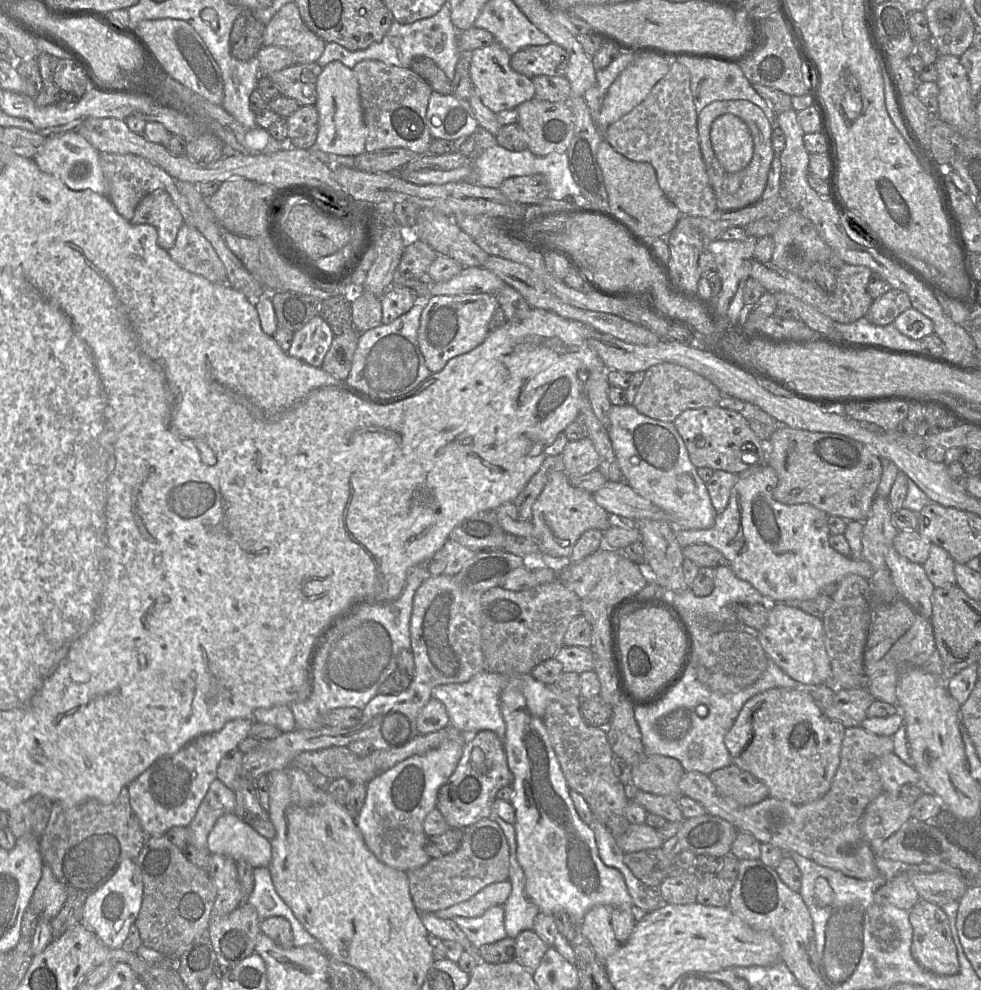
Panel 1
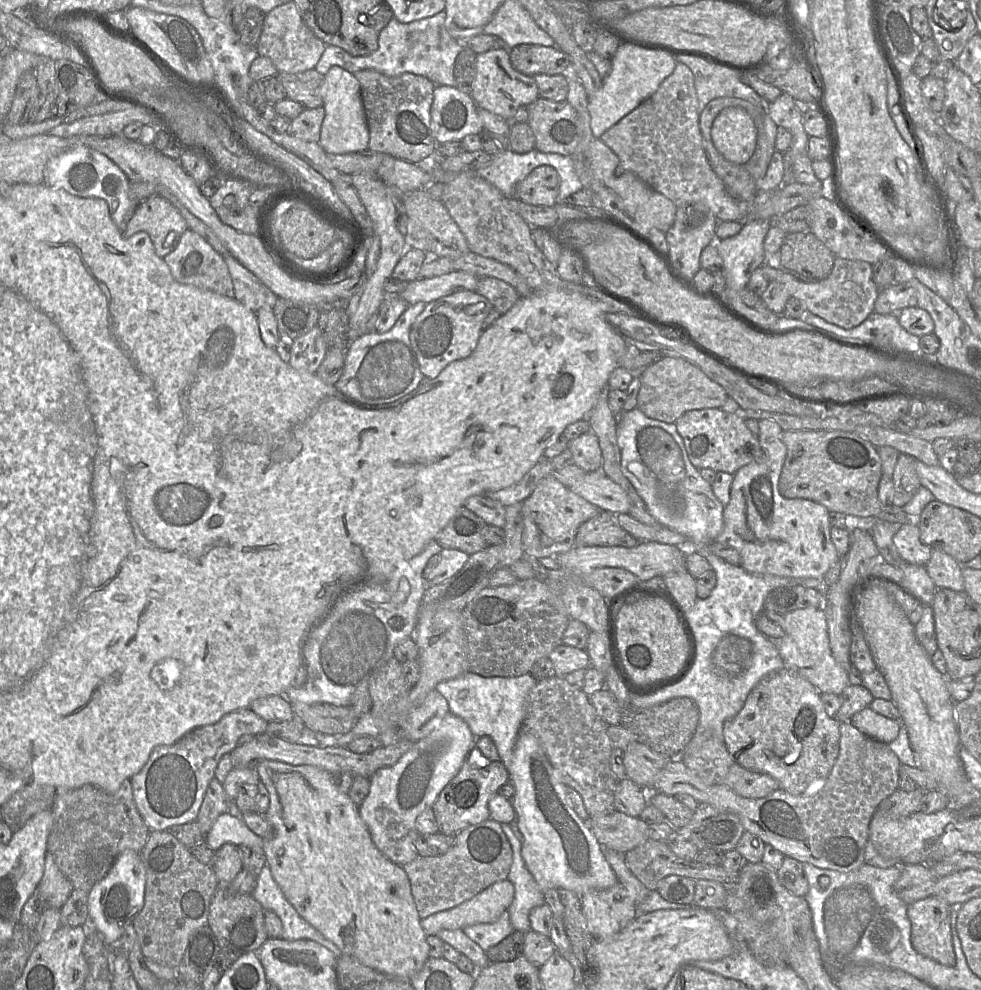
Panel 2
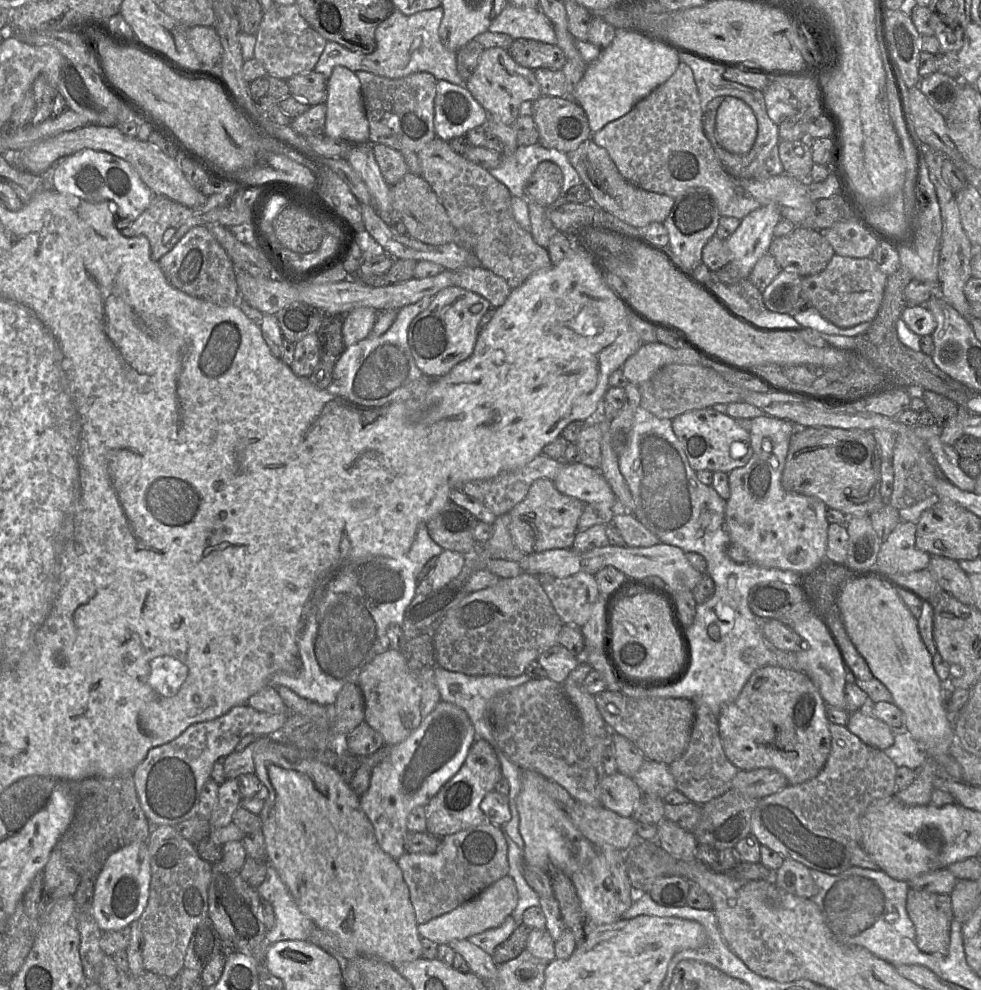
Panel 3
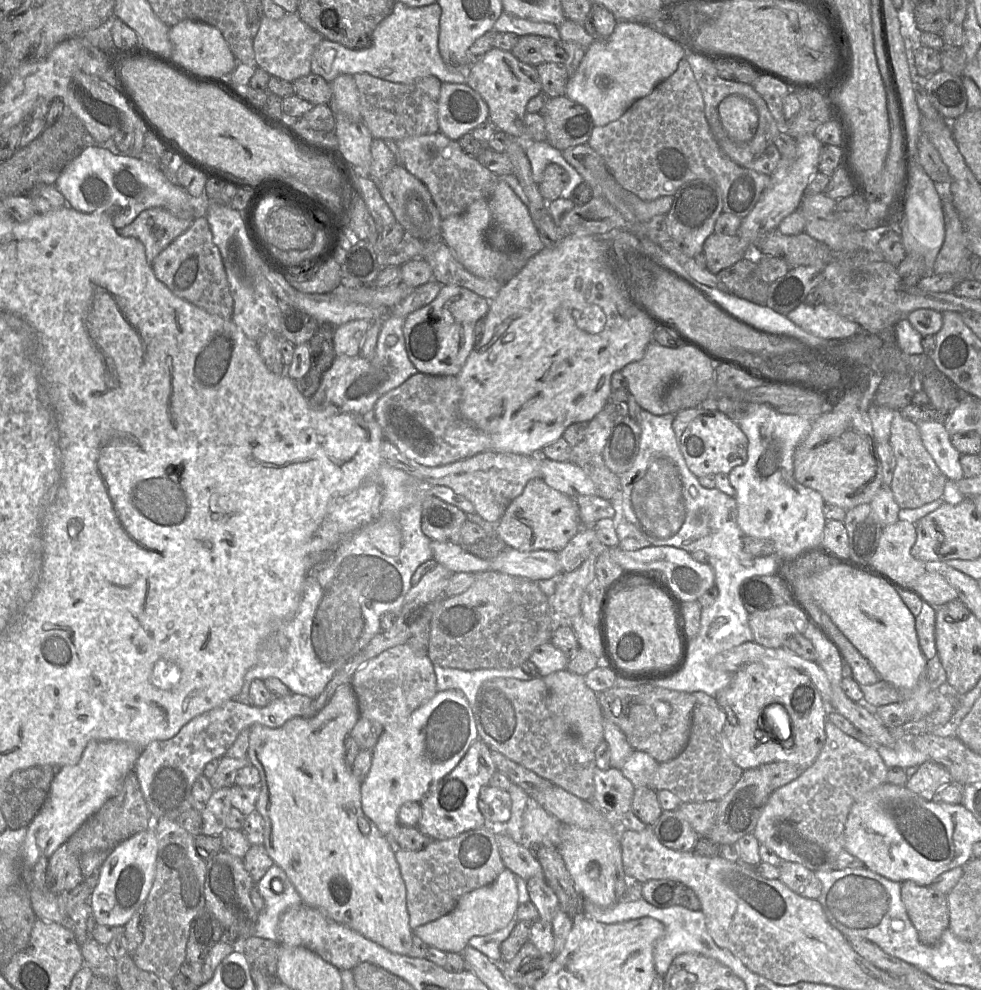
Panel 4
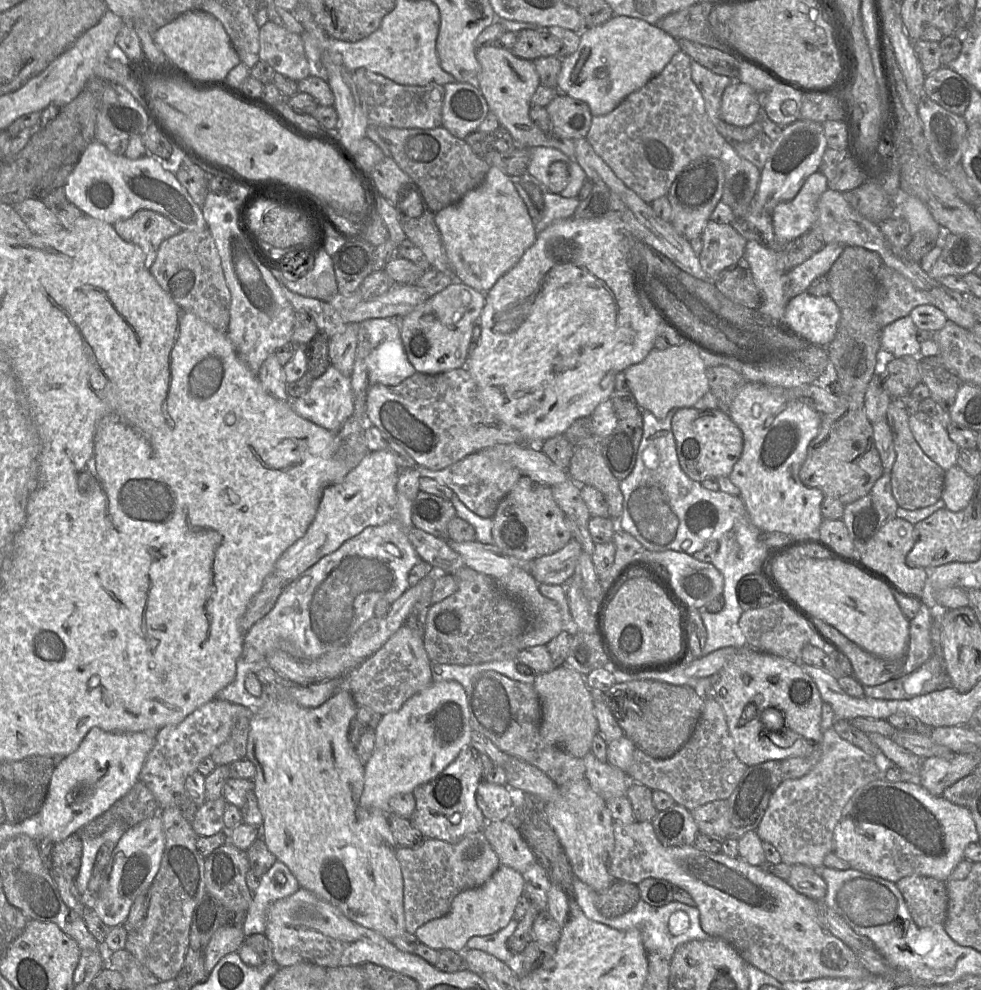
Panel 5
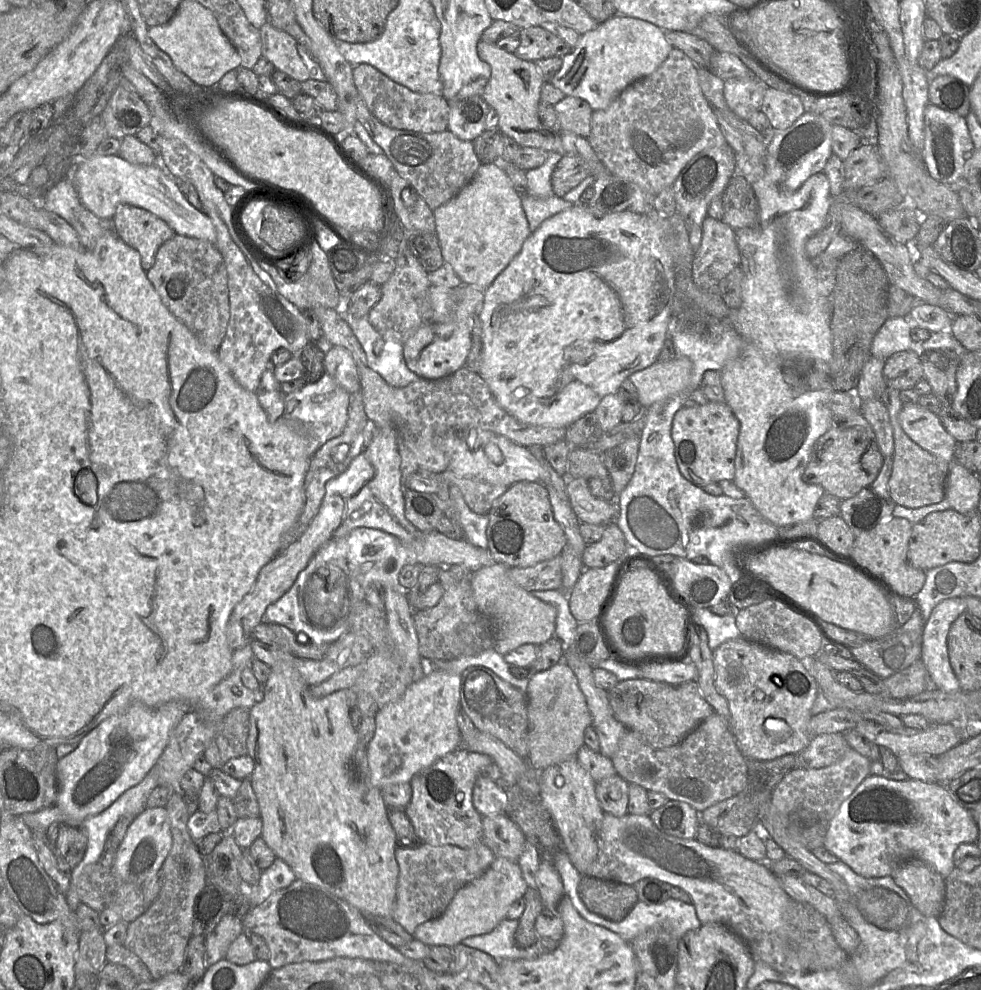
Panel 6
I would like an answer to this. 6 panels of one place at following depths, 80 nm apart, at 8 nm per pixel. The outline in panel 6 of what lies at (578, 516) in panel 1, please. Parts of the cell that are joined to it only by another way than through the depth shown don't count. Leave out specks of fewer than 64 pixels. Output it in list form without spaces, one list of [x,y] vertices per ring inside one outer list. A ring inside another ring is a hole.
[[[520,481],[497,498],[489,513],[487,549],[496,563],[509,568],[532,567],[558,556],[567,543],[564,530],[554,517],[546,486]]]

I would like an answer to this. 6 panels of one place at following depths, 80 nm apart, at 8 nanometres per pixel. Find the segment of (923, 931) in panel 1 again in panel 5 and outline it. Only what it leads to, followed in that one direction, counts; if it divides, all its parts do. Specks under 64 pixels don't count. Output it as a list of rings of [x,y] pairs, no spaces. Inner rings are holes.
[[[910,875],[898,880],[896,885],[917,926],[931,927],[944,923],[948,908],[944,881],[928,876]]]

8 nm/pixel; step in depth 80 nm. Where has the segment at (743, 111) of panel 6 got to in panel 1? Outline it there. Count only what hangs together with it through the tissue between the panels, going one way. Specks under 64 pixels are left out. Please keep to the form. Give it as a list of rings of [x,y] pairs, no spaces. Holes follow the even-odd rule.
[[[733,114],[719,116],[712,123],[710,139],[719,163],[727,172],[738,172],[751,161],[752,135],[739,117]]]

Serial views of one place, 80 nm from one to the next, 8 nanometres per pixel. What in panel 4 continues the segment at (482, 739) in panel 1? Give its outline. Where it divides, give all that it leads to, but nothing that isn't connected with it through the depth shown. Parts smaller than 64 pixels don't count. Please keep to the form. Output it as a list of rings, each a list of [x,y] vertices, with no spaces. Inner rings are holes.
[[[477,739],[454,770],[435,784],[420,801],[422,813],[417,824],[418,830],[431,840],[446,840],[484,827],[486,819],[478,808],[478,798],[496,771],[491,749]]]

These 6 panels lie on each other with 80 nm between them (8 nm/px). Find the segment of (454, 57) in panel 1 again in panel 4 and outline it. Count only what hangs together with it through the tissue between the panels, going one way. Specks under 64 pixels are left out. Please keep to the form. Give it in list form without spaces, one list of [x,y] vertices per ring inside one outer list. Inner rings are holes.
[[[396,1],[392,12],[374,29],[372,44],[366,49],[350,49],[323,38],[311,61],[311,73],[323,77],[329,84],[339,75],[368,73],[394,82],[412,83],[426,76],[435,76],[440,82],[466,83],[466,70],[448,68],[438,49],[441,8],[437,2],[422,7],[409,7]]]

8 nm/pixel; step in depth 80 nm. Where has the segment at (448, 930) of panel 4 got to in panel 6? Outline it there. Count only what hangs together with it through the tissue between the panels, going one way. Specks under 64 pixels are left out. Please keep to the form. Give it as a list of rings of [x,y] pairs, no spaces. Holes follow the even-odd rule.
[[[496,857],[477,879],[460,888],[445,911],[437,918],[417,926],[413,936],[428,946],[445,945],[453,948],[467,937],[491,932],[502,920],[514,901],[528,889],[518,862]]]

